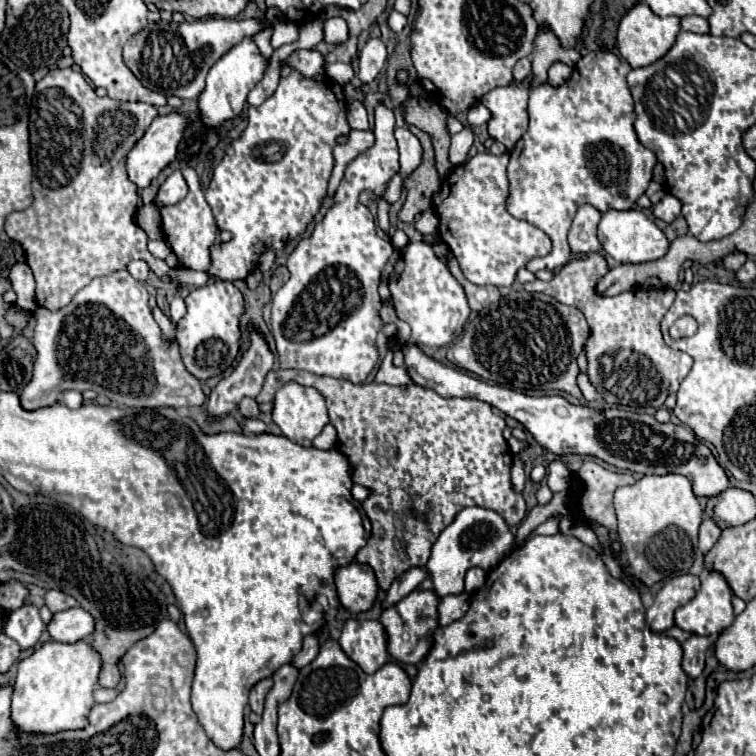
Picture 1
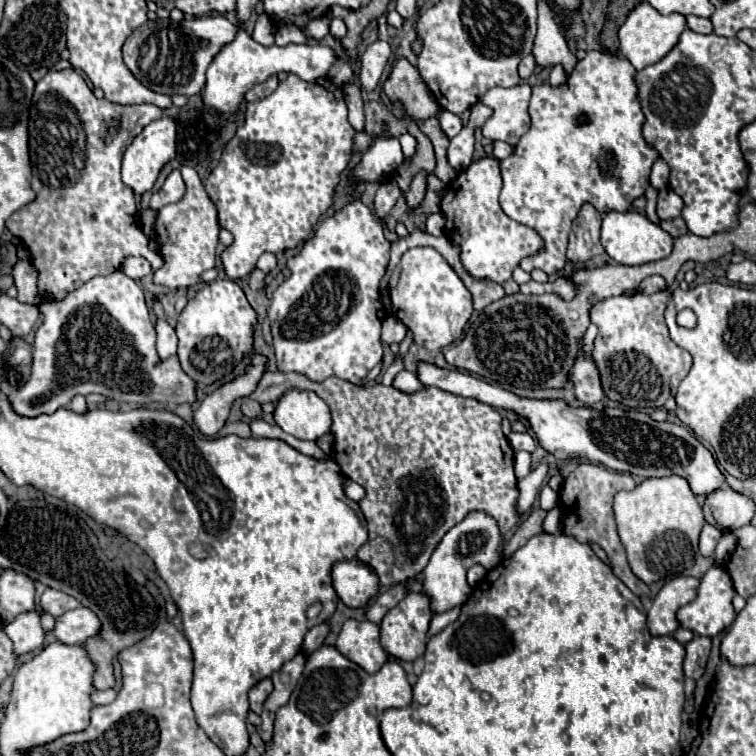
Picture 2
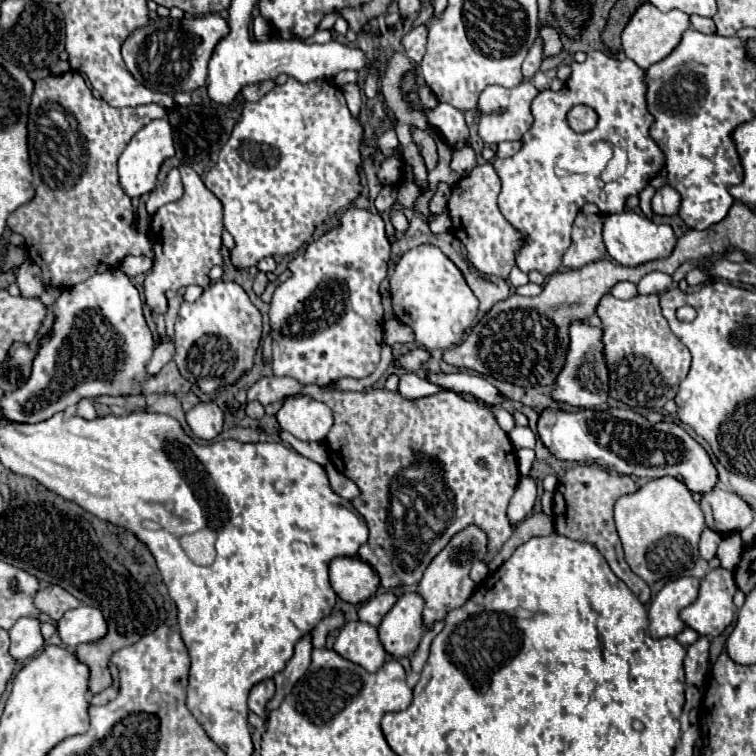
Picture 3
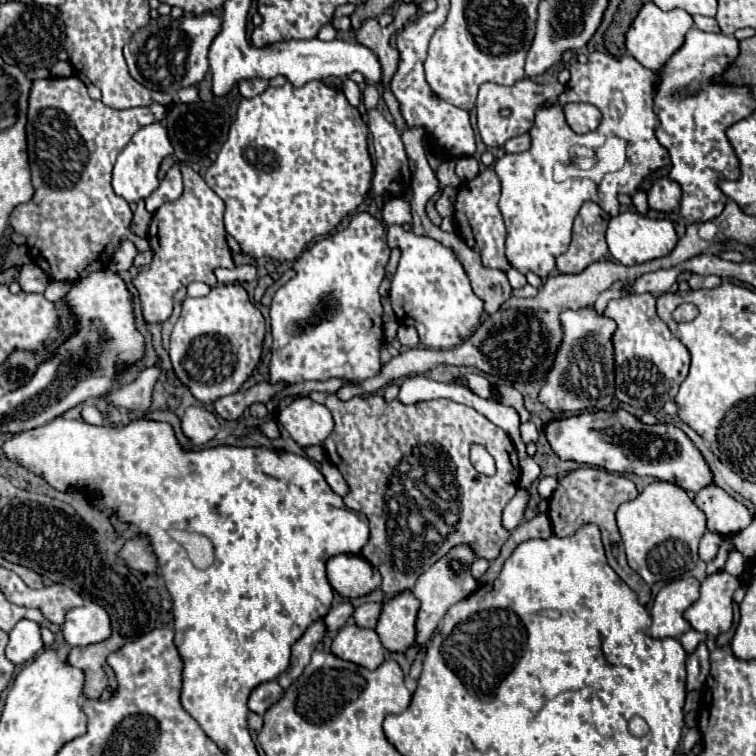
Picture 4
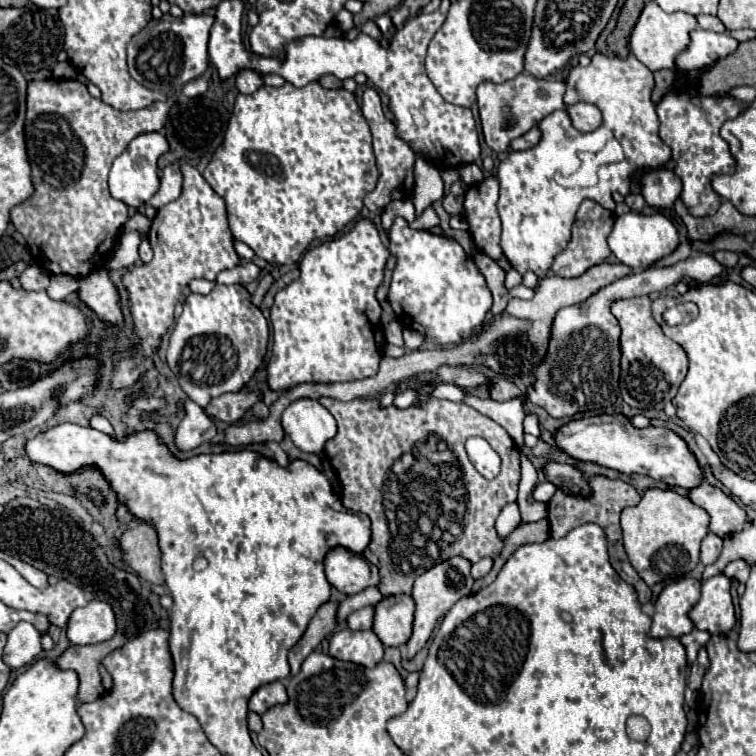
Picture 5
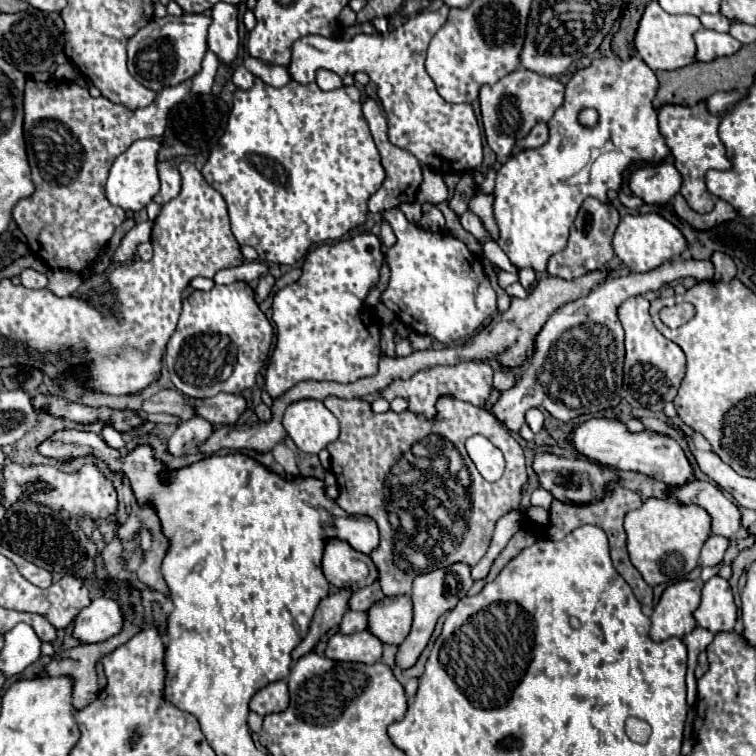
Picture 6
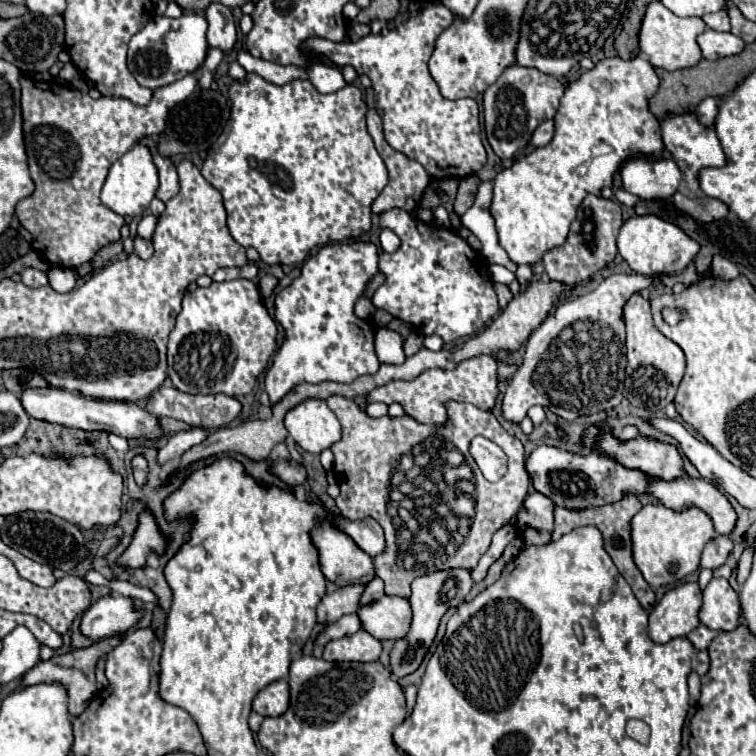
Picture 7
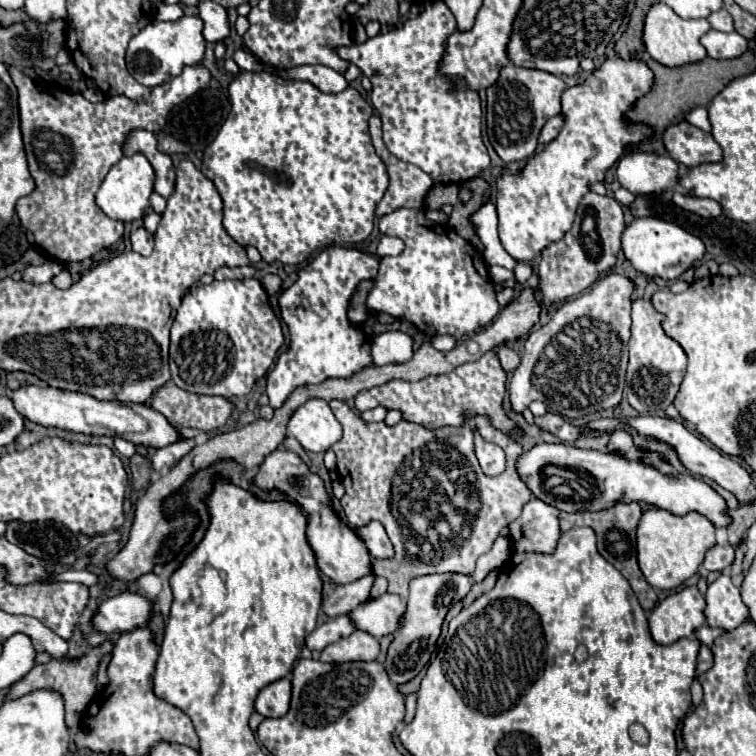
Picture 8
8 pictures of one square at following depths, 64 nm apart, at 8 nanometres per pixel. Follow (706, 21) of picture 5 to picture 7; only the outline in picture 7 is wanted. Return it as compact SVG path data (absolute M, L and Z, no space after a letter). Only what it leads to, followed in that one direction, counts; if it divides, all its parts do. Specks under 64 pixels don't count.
M720 10L720 12L714 12L714 14L704 14L702 20L704 20L706 26L712 28L712 30L730 32L730 20L728 20L728 12L726 12L726 10Z

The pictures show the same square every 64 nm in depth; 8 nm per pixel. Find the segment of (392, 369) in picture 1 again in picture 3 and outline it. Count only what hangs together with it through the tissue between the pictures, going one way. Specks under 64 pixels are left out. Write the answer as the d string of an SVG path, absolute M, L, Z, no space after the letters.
M406 372L400 376L400 382L398 382L398 392L408 398L408 400L416 400L416 398L422 398L422 396L428 396L428 394L434 394L442 390L440 386L436 384L430 384L428 380L416 376L414 372Z

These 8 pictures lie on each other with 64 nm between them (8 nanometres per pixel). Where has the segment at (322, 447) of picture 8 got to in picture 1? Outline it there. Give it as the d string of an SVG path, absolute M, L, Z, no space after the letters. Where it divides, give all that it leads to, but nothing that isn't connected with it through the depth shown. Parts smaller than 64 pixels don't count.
M286 382L274 400L272 420L294 442L312 442L328 424L324 396L316 388Z

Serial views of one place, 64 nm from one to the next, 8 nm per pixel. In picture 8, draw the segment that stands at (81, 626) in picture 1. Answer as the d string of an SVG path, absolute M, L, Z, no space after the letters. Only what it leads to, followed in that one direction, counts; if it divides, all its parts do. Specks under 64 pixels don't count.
M124 592L104 600L94 616L92 626L102 634L128 632L142 626L152 612L152 602L136 592Z

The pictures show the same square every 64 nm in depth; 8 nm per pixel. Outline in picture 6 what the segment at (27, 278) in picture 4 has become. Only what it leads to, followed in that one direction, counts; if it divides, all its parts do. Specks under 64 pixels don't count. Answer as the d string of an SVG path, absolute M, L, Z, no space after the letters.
M28 268L28 270L22 270L22 274L20 274L20 280L22 280L22 284L24 284L26 288L32 288L32 290L46 288L46 284L48 284L48 278L46 278L46 274L42 274L42 272L36 272L36 270L32 270L32 268Z

